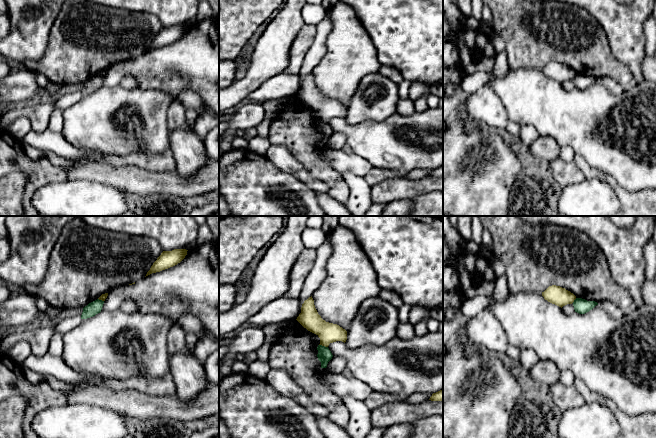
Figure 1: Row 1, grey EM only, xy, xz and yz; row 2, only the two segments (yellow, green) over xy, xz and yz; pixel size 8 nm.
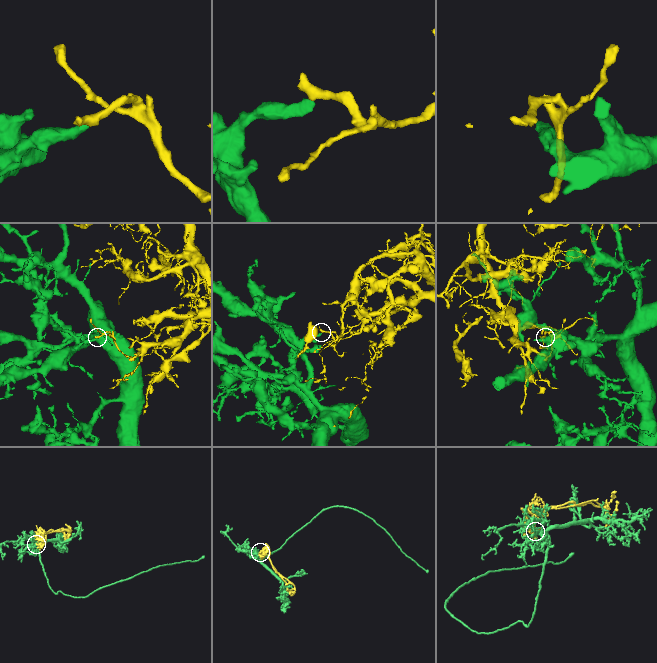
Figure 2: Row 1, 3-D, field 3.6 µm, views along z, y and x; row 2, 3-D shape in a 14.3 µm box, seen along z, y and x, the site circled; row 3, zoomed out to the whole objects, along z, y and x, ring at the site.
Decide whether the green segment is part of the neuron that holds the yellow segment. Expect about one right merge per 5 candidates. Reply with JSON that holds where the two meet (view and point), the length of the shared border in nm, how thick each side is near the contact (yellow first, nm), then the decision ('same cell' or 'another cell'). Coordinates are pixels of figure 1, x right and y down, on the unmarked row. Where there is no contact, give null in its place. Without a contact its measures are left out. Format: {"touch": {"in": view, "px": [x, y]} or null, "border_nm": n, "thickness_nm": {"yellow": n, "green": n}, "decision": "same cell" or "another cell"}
{"touch": {"in": "xz", "px": [323, 121]}, "border_nm": 80, "thickness_nm": {"yellow": 160, "green": 120}, "decision": "another cell"}

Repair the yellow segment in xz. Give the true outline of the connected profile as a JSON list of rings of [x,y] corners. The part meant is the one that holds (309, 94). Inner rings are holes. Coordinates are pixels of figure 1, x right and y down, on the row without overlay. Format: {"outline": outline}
{"outline": [[[309,73],[301,83],[301,89],[296,95],[308,107],[316,110],[320,114],[320,120],[328,123],[330,119],[336,117],[346,118],[347,107],[337,100],[326,98],[318,90],[314,76]]]}

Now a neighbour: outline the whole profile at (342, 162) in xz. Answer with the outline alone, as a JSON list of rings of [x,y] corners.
[[[328,148],[323,158],[326,159],[332,168],[339,173],[352,172],[361,177],[364,177],[373,167],[364,158],[352,153],[347,154],[342,150]]]

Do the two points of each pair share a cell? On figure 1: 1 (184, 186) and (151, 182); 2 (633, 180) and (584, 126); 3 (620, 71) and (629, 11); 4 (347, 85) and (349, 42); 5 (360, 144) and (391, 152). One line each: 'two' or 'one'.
1: one
2: one
3: two
4: one
5: one

